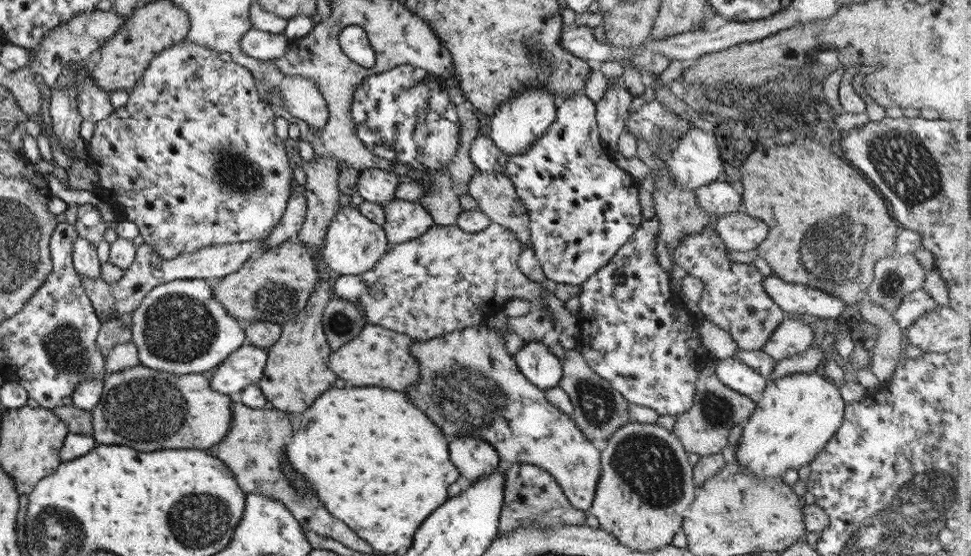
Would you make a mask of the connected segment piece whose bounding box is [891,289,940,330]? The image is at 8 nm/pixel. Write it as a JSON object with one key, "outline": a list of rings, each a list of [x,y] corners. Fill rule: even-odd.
{"outline":[[[923,289],[915,290],[904,296],[891,315],[902,330],[906,330],[920,316],[933,310],[939,298],[939,292],[937,295],[929,296]]]}

